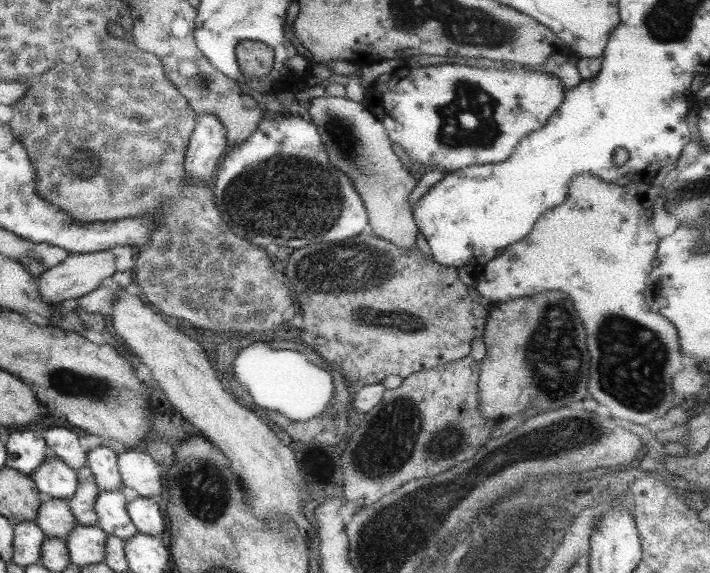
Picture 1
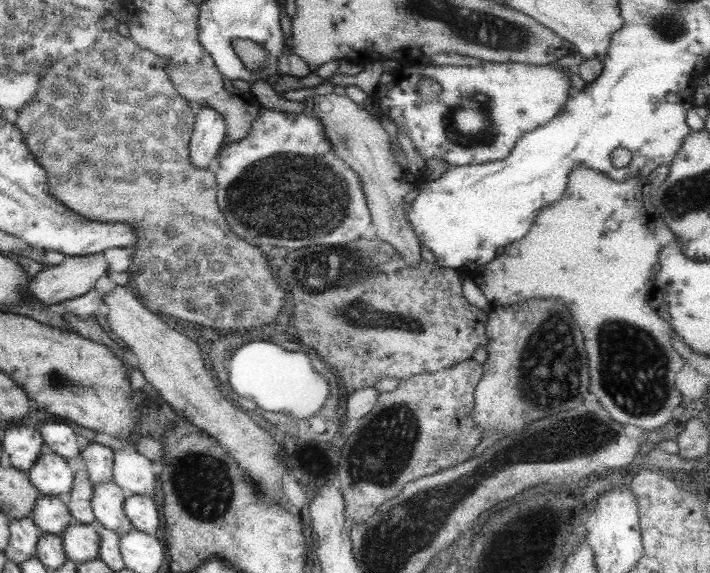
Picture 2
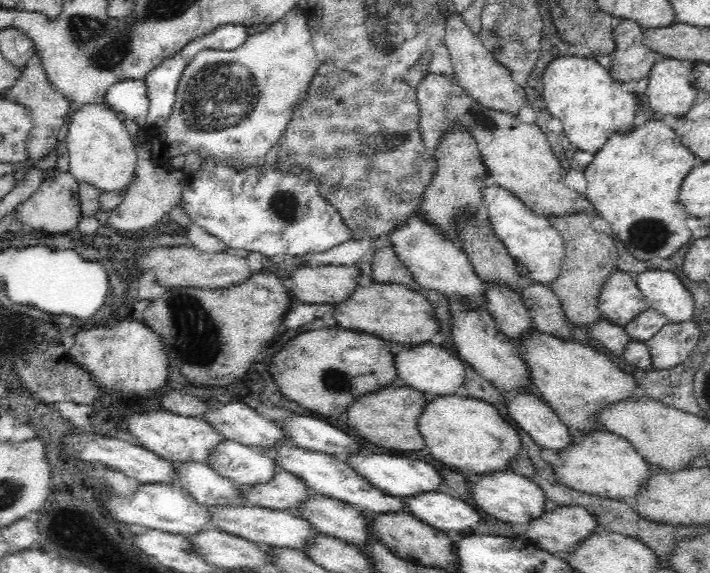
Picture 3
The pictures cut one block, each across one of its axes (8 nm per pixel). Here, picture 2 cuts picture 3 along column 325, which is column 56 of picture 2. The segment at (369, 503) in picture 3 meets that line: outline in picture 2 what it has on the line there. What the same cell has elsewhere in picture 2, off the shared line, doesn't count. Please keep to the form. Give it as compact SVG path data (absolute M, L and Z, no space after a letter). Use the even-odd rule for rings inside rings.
M47 445L41 447L41 452L37 461L31 466L31 469L25 474L28 476L29 482L33 484L41 495L51 495L61 499L66 498L71 485L73 485L74 470L69 469L68 462L63 457L55 454Z

